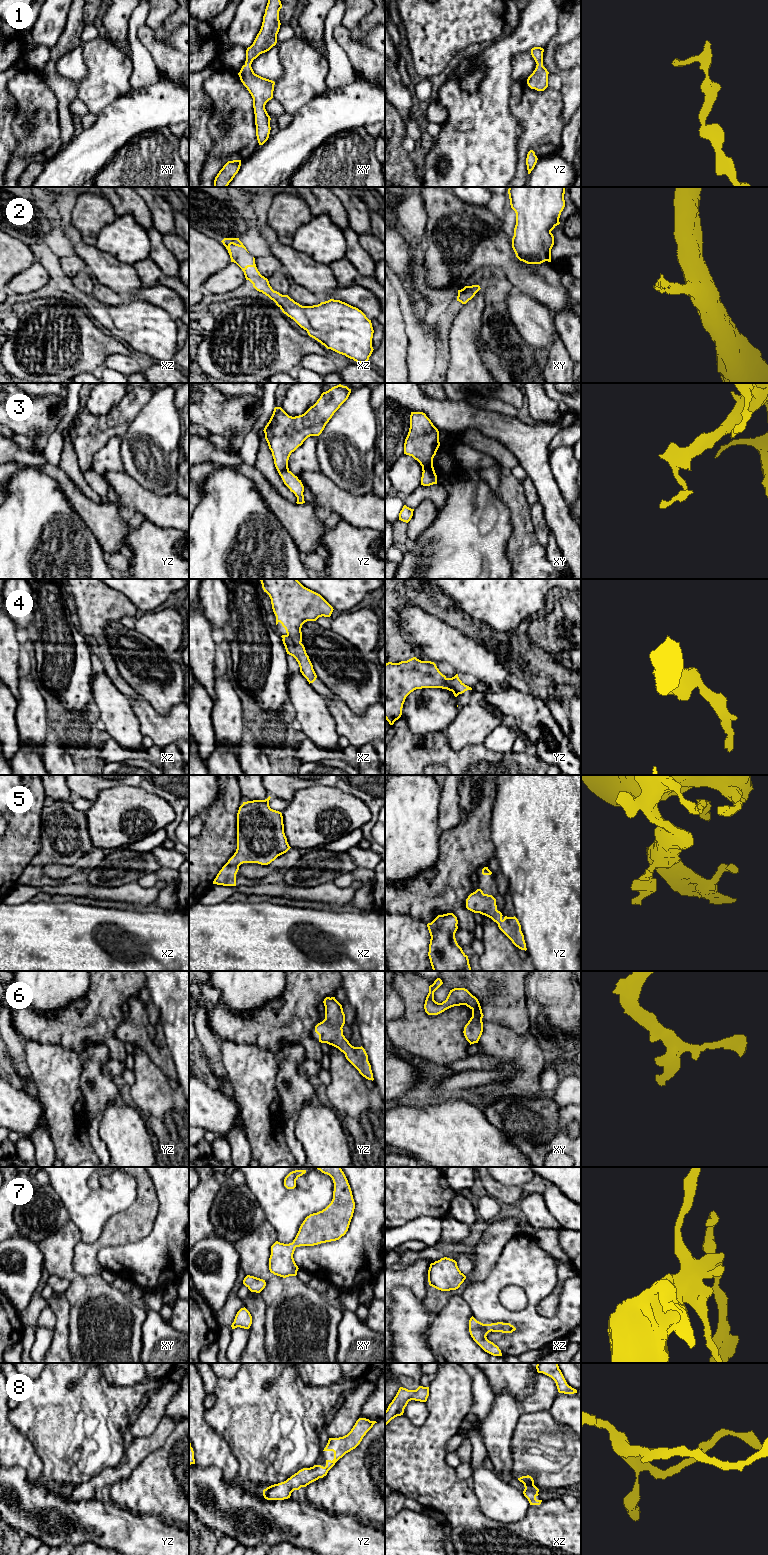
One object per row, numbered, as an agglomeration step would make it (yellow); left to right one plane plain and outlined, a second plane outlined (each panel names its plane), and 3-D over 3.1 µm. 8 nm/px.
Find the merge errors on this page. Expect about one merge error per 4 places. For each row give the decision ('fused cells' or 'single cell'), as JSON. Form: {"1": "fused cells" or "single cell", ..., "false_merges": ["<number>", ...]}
{"1": "single cell", "2": "single cell", "3": "single cell", "4": "single cell", "5": "single cell", "6": "single cell", "7": "single cell", "8": "single cell", "false_merges": []}

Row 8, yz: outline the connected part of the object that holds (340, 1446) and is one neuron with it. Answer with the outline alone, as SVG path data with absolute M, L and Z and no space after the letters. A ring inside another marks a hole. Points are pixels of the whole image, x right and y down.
M359 1418L351 1431L339 1438L329 1438L323 1451L333 1451L334 1459L326 1460L326 1466L314 1465L310 1468L303 1468L292 1475L286 1481L271 1485L263 1490L263 1496L267 1500L284 1500L291 1496L294 1490L306 1487L310 1483L323 1478L335 1463L346 1453L355 1449L366 1433L377 1423L366 1418Z

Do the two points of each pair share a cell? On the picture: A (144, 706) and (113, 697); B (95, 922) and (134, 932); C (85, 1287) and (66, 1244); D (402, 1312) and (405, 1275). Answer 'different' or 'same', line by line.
A: different
B: same
C: same
D: different

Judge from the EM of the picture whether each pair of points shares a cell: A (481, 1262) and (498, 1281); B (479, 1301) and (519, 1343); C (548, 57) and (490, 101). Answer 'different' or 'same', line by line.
A: different
B: same
C: different

